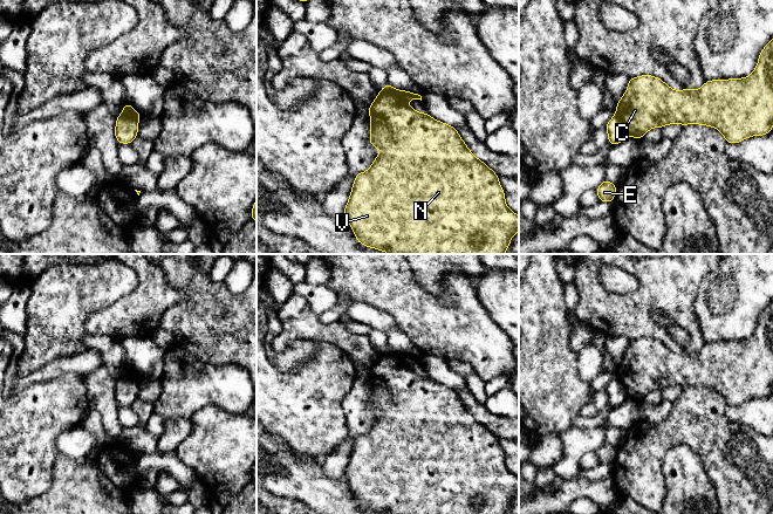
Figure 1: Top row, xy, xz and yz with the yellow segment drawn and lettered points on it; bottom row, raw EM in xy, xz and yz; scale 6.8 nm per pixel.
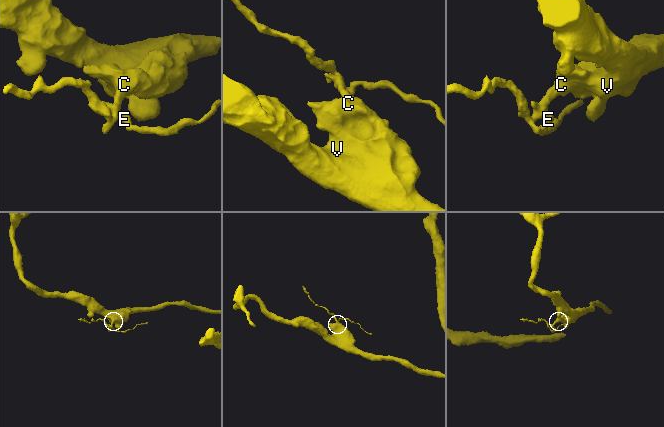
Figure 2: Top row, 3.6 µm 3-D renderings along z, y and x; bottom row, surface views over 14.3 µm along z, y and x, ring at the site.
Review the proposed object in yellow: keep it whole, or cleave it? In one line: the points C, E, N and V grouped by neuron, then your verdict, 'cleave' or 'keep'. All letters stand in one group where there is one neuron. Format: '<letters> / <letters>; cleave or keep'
C N V / E; cleave

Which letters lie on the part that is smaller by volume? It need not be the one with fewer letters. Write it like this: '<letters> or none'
E

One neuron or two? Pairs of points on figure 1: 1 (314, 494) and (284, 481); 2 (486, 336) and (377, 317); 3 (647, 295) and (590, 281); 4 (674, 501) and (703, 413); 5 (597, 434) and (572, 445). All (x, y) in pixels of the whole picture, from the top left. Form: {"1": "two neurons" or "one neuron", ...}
{"1": "one neuron", "2": "two neurons", "3": "one neuron", "4": "two neurons", "5": "one neuron"}

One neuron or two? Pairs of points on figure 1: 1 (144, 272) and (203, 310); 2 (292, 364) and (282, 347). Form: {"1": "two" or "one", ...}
{"1": "two", "2": "two"}

